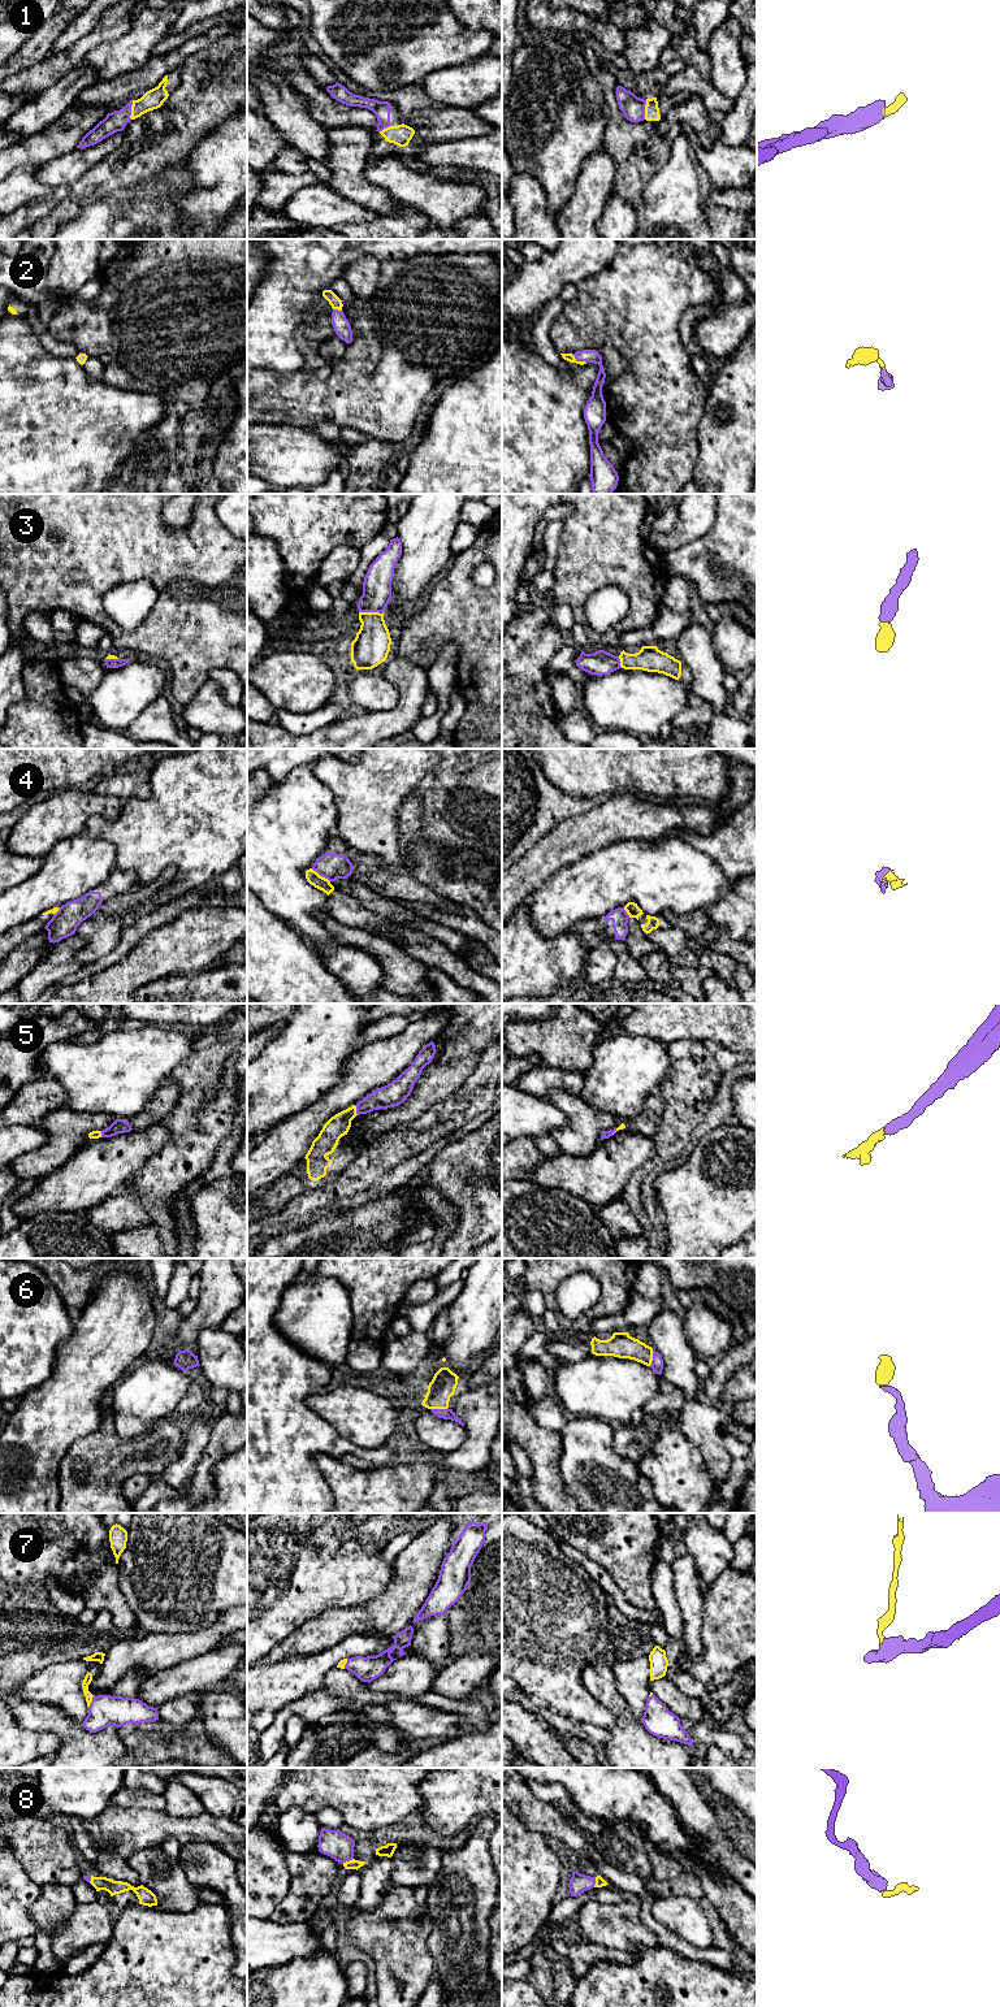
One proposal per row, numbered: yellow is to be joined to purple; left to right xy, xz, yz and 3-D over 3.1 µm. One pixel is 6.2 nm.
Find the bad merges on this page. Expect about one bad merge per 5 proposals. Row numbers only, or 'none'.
4

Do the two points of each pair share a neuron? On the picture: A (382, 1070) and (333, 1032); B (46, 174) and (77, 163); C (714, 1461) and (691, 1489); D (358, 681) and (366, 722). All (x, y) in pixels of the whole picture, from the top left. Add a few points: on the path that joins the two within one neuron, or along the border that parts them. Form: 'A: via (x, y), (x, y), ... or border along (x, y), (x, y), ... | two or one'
A: border along (360, 1048), (347, 1061), (341, 1076) | two
B: via (53, 173), (69, 168) | one
C: border along (691, 1442), (701, 1453), (717, 1487) | two
D: border along (394, 706), (384, 711), (364, 711) | two

